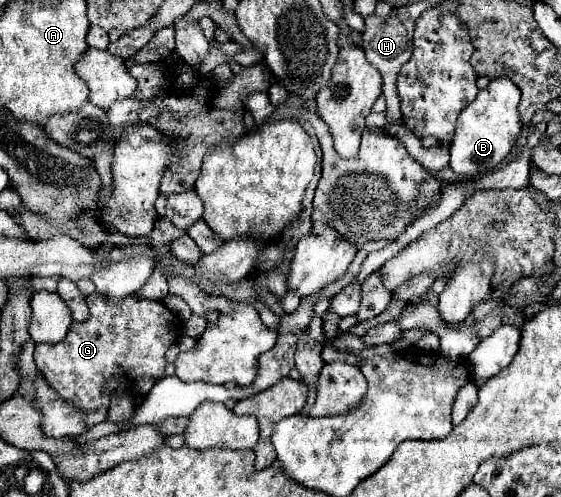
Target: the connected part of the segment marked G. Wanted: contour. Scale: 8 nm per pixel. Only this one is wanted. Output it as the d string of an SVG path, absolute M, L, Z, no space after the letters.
M93 293L87 297L87 305L89 305L87 321L83 323L73 321L71 329L67 331L67 337L59 345L35 347L35 365L43 373L43 377L49 381L49 385L59 393L59 397L63 397L65 401L73 403L83 411L93 411L93 409L109 407L111 395L123 389L125 385L133 381L137 382L141 377L149 377L157 381L165 375L165 365L167 365L165 353L173 343L179 341L181 321L161 301L153 301L153 299L127 297L123 305L113 307L109 299Z

